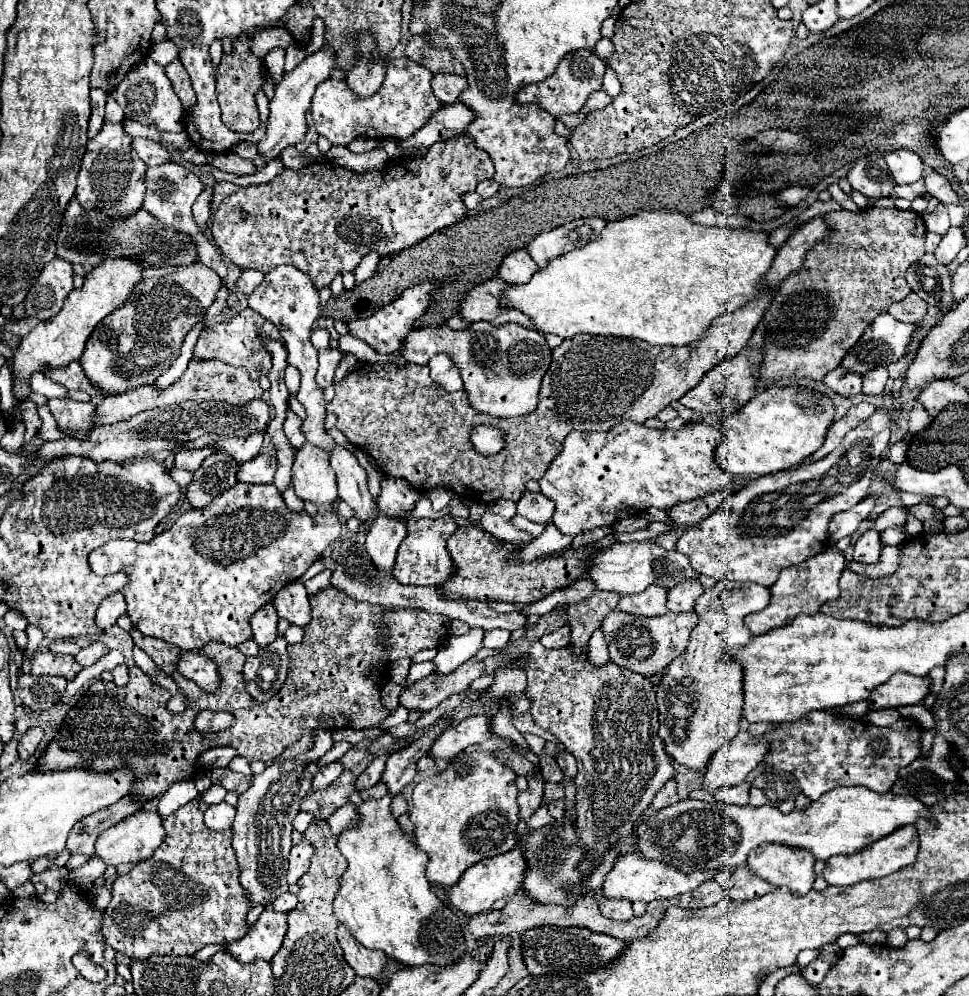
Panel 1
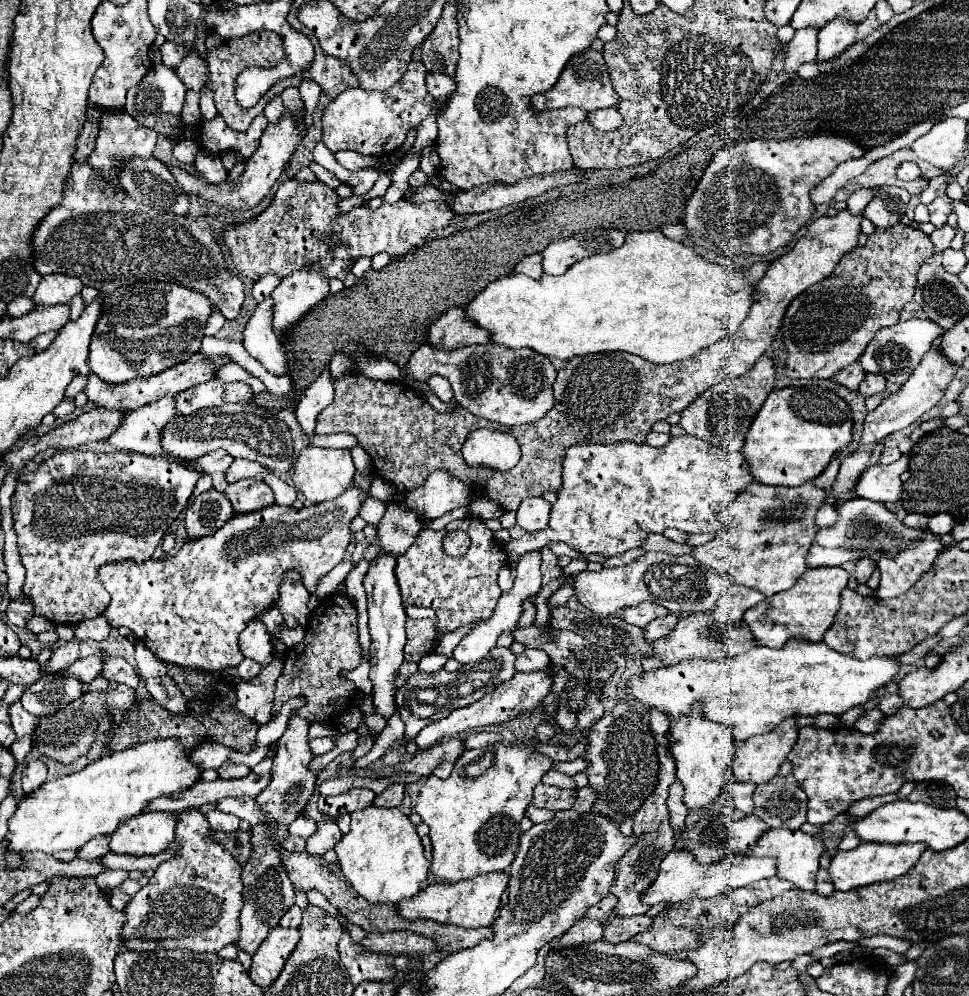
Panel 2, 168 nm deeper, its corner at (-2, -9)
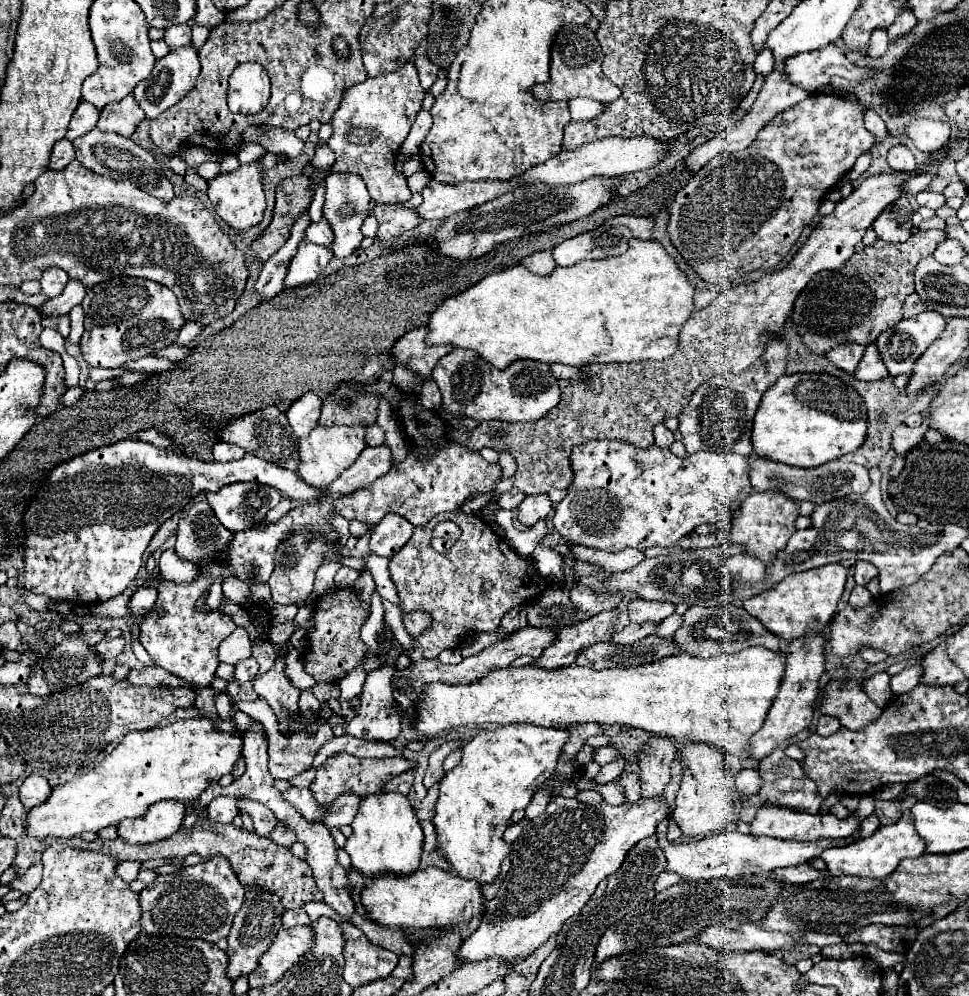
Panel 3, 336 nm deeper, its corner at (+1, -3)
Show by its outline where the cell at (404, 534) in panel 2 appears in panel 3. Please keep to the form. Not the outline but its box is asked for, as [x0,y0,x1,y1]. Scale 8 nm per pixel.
[370,515,414,557]

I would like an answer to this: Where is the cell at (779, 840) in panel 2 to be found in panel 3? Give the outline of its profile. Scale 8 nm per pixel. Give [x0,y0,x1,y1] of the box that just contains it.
[750,799,874,841]

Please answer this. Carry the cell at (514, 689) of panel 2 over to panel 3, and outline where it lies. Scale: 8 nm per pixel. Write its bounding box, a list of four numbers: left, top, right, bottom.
[536,611,618,669]

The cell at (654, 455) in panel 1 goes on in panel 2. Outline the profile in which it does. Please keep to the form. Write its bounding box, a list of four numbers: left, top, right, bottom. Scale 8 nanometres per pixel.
[505,435,751,557]

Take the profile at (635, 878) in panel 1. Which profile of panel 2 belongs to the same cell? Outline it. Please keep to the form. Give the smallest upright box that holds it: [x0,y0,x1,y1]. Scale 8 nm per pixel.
[641,851,775,905]

